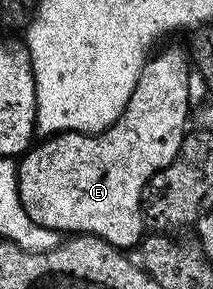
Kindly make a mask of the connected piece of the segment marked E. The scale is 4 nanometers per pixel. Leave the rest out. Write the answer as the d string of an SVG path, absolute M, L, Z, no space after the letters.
M177 46L156 54L146 61L135 84L135 92L131 92L131 100L115 124L100 134L54 134L46 137L17 162L19 200L35 224L58 232L66 230L64 233L69 236L93 234L118 248L136 247L142 241L141 198L145 195L145 185L151 176L155 176L155 172L167 168L167 164L175 160L187 133L185 121L191 113L187 92L191 73L190 55L186 51L184 54Z

